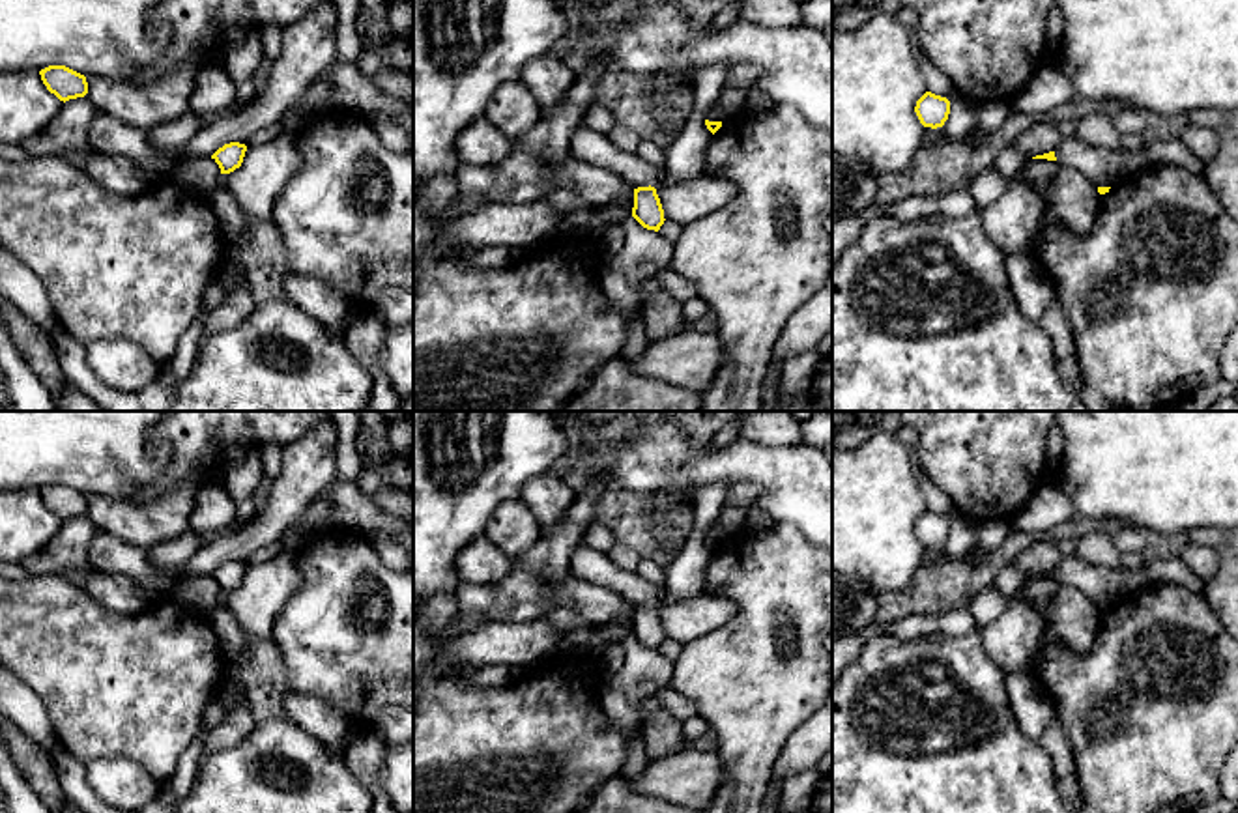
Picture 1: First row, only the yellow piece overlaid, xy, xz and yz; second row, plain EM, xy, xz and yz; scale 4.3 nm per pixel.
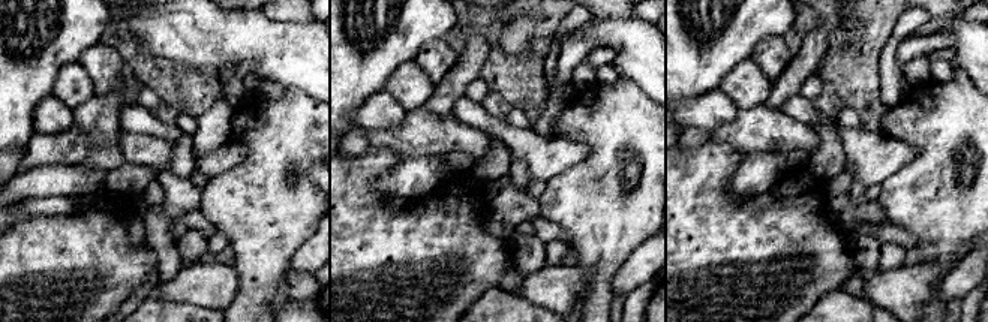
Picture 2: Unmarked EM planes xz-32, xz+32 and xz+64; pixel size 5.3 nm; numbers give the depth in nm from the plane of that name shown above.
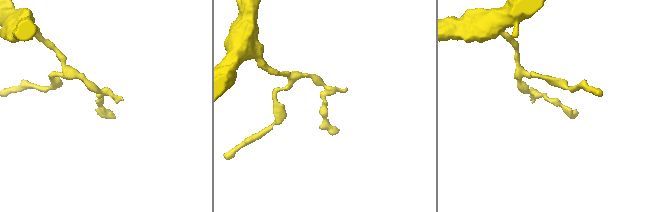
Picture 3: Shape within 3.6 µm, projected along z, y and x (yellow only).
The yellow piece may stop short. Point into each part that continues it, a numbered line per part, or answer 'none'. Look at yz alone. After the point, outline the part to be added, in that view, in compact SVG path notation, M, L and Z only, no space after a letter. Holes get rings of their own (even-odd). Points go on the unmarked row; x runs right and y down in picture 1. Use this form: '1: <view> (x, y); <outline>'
none

